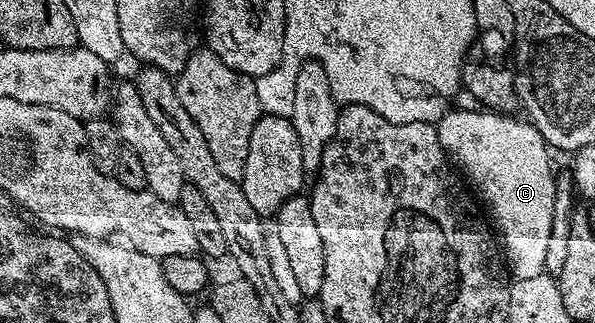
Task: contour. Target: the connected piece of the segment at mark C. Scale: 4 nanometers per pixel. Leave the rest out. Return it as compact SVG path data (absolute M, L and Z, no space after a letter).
M450 109L443 114L441 119L437 120L436 126L443 151L453 160L464 179L464 174L466 174L465 182L473 188L476 195L476 190L478 190L477 198L479 200L482 198L486 202L486 207L490 210L491 217L494 218L492 227L500 240L504 262L509 274L517 280L536 277L545 272L544 256L548 250L548 237L552 234L556 171L550 168L549 153L551 152L548 150L547 143L542 139L541 133L535 129L533 123L525 118L513 119L514 117L510 113L495 113L489 109Z

